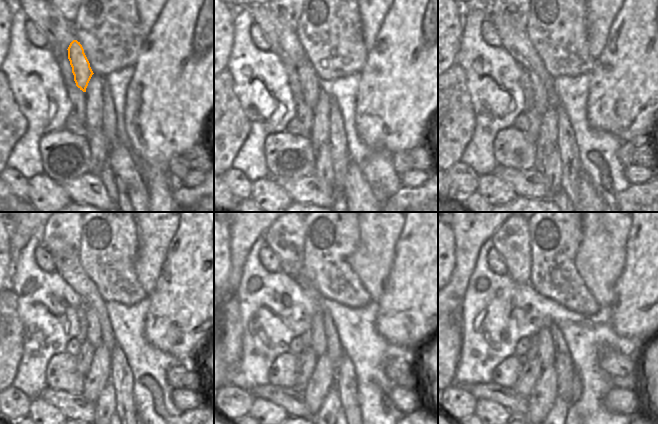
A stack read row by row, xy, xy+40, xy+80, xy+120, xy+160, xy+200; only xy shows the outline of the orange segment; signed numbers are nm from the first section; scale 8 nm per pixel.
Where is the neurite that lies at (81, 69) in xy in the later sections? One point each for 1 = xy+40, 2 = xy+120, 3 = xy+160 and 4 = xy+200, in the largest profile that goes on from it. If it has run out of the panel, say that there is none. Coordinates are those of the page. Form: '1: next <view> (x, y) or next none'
1: next xy+40 (309, 81)
2: next xy+120 (94, 336)
3: next xy+160 (318, 334)
4: next xy+200 (545, 348)

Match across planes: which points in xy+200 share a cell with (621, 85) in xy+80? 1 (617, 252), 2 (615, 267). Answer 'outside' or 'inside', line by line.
1: outside
2: outside

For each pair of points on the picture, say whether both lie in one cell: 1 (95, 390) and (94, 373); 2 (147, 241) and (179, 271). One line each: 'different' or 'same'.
1: same
2: different

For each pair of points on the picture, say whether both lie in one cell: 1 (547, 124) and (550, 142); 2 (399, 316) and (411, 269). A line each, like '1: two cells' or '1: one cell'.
1: one cell
2: one cell

